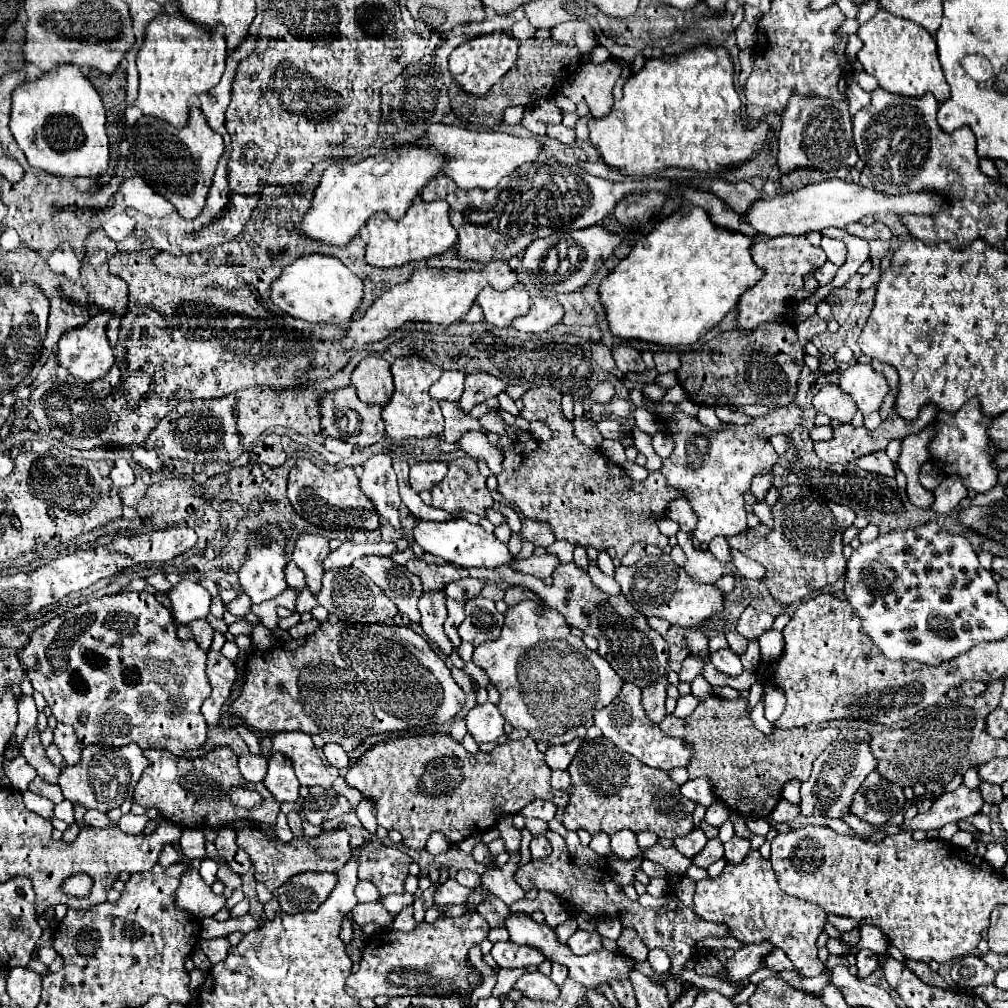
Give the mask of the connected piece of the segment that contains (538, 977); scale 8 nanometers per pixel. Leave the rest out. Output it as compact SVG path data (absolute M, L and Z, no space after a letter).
M540 971L534 973L524 973L516 983L514 989L522 991L524 997L536 999L536 1001L554 1001L558 997L558 985Z

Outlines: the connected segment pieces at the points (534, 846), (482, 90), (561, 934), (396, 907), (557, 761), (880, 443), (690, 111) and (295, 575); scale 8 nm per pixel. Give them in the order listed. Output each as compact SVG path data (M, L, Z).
M544 833L534 835L534 839L530 843L530 851L532 851L532 859L540 859L540 857L548 857L550 855L550 843L544 837Z
M490 33L490 35L482 35L476 39L466 41L464 45L460 45L458 49L452 51L450 55L450 75L454 77L454 81L468 93L468 95L476 95L476 97L486 97L486 93L490 91L490 87L512 69L512 65L516 63L516 53L518 53L518 43L506 35L506 33Z
M566 919L566 921L564 921L564 923L560 923L554 931L556 931L556 935L558 935L558 941L560 941L560 943L566 943L566 941L568 941L568 937L570 937L576 929L578 929L576 921L574 921L574 919Z
M408 893L388 895L388 897L382 897L380 901L382 901L382 905L384 905L392 915L398 915L402 907L408 907L408 905L414 901L414 895L408 895Z
M576 739L576 741L570 741L570 743L564 743L564 745L554 745L554 747L548 747L548 751L544 753L544 761L548 763L548 767L554 771L554 769L568 769L574 753L578 751L578 745L582 743L582 739Z
M924 405L918 413L918 417L914 421L906 421L898 415L890 415L886 421L880 423L878 429L874 431L868 431L864 427L854 427L854 425L840 425L840 427L834 427L832 433L834 437L830 441L820 441L820 443L814 443L814 451L816 455L822 459L822 461L828 461L828 463L840 463L840 465L848 465L852 461L856 461L858 457L864 457L868 453L876 453L876 451L882 451L886 449L886 445L892 441L892 439L904 439L906 435L910 433L918 433L922 431L926 425L932 423L932 419L936 417L938 411L934 411L934 407L930 405Z
M696 47L690 49L682 55L678 55L674 61L664 61L664 59L650 59L646 61L646 65L642 67L640 73L636 73L632 79L626 81L624 85L624 97L622 101L616 101L610 109L610 113L604 119L590 119L588 121L588 131L590 131L590 141L592 145L598 149L598 153L602 155L604 163L608 167L614 167L618 171L622 171L624 175L638 175L638 177L648 177L654 175L656 171L662 171L666 167L680 167L680 169L696 169L696 171L706 171L706 173L718 173L720 169L732 169L732 167L740 167L740 163L744 165L746 161L754 159L766 143L766 135L768 135L768 123L758 123L756 127L746 127L740 115L740 97L734 89L734 65L732 59L728 55L728 51L724 47Z
M288 561L288 565L286 565L286 581L288 581L288 587L294 589L296 593L300 593L304 589L304 573L294 561Z

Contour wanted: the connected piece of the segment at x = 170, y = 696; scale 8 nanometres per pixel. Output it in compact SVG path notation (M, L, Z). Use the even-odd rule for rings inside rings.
M142 591L142 593L134 593L134 595L132 595L132 593L116 593L116 595L110 595L110 597L102 597L102 599L90 599L90 601L86 601L86 603L82 603L82 605L76 605L76 607L70 607L70 609L68 609L68 611L66 611L66 613L62 613L62 615L58 615L58 617L64 617L64 615L66 615L66 619L64 619L64 621L62 621L62 619L56 619L56 617L52 617L52 619L50 619L50 621L46 621L46 623L44 623L44 625L42 625L42 627L38 627L38 629L34 629L34 631L32 631L32 635L30 635L30 641L28 641L28 645L24 645L24 647L22 647L22 649L20 649L20 651L18 651L18 659L36 659L36 663L34 663L34 667L38 667L38 669L30 669L30 671L28 671L28 669L26 669L26 677L28 677L28 679L30 679L30 683L32 683L32 687L34 687L34 689L36 689L36 691L38 691L38 693L42 693L42 695L44 695L44 697L46 697L46 701L48 701L48 707L50 707L50 709L52 709L52 715L54 715L54 717L56 717L56 721L58 721L58 723L64 723L64 725L72 725L72 727L74 727L74 731L76 731L76 735L78 735L78 743L80 743L80 747L82 747L82 749L84 749L84 747L88 747L88 745L108 745L108 747L124 747L124 745L128 745L128 743L138 743L138 745L140 745L140 747L142 747L142 749L164 749L164 751L170 751L170 753L174 753L174 755L176 755L176 757L184 757L184 755L186 755L186 753L188 753L188 751L194 751L194 749L200 749L200 747L202 747L202 745L204 745L204 743L206 743L206 731L208 731L208 729L206 729L206 721L204 721L204 717L202 717L202 713L200 713L200 705L202 705L202 701L204 701L204 699L206 699L206 697L208 697L208 695L210 695L210 683L208 683L208 675L206 675L206 651L202 651L202 649L200 649L200 647L198 647L198 645L196 645L196 641L194 641L194 639L190 639L190 641L182 641L182 639L178 639L178 635L176 635L176 631L178 631L178 625L176 625L176 623L174 623L174 619L172 619L172 615L170 615L170 611L168 611L168 609L166 609L166 607L164 607L164 605L162 605L162 603L160 603L160 601L158 601L158 599L156 599L156 597L154 597L154 595L152 595L152 593L146 593L146 591ZM34 649L36 649L36 651L38 651L38 649L62 649L62 651L60 651L60 653L62 653L62 655L54 655L54 657L52 657L52 655L48 655L48 651L46 651L46 655L42 655L42 657L44 657L44 659L40 659L40 655L38 655L38 657L36 657L36 655L34 655Z

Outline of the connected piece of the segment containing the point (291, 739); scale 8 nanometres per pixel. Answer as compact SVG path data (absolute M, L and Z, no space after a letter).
M280 731L270 735L272 753L286 755L292 765L300 785L314 787L320 785L330 789L334 779L338 777L338 769L328 765L322 749L316 749L310 735L302 731Z

